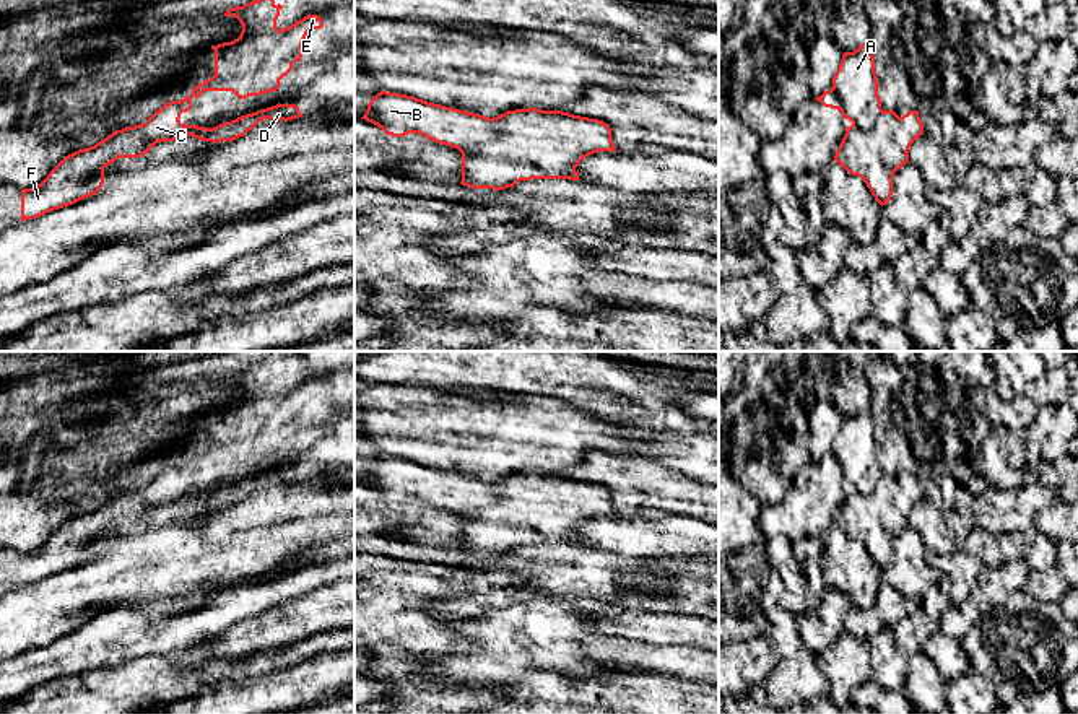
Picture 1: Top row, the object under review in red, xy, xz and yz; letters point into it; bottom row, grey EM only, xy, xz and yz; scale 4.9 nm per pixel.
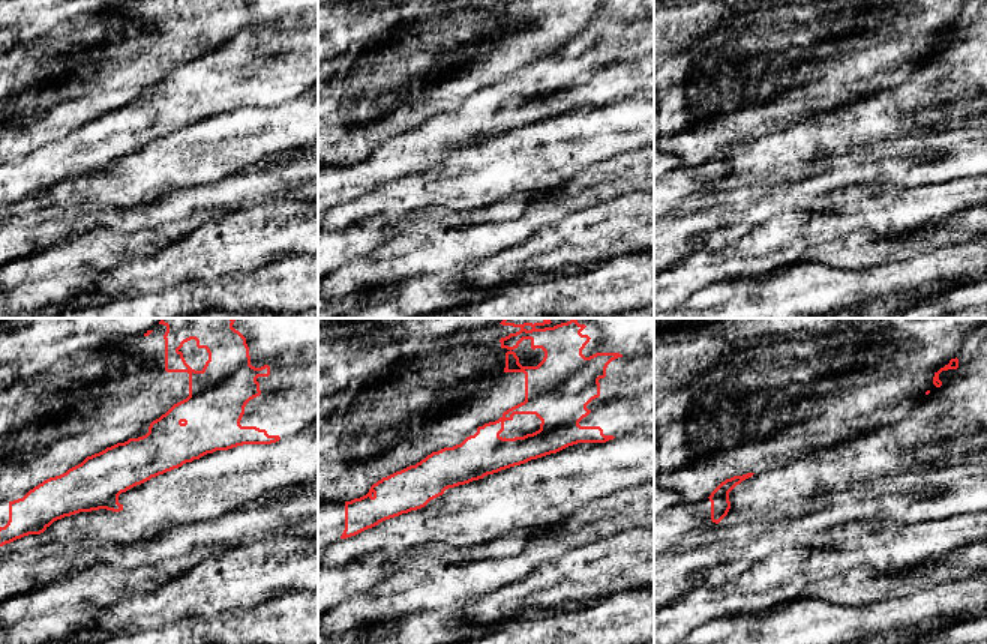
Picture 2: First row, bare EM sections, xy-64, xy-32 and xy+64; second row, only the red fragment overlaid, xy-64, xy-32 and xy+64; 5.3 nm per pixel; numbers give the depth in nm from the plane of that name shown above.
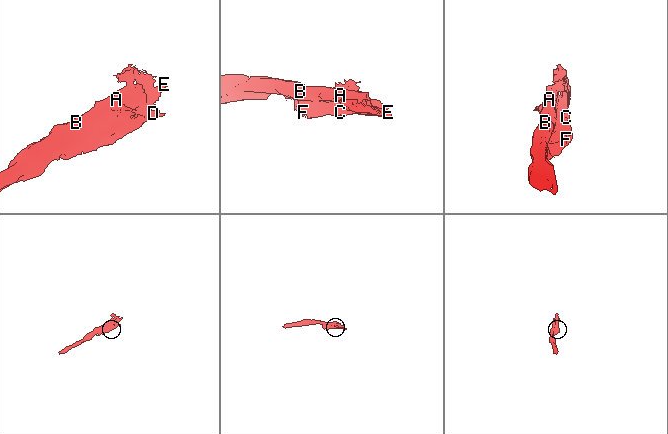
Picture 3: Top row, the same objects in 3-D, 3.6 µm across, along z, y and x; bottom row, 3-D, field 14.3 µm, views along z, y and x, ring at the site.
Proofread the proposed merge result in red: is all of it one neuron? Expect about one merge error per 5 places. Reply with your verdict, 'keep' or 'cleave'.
keep

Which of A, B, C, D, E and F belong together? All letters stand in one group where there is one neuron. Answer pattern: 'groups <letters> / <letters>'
groups A B C D E F

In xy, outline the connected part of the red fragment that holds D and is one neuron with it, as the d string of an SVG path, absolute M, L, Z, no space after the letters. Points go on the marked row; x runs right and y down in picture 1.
M254 0L242 7L229 8L224 16L234 16L242 24L242 31L237 39L211 46L215 50L215 75L197 85L192 94L164 104L156 111L145 124L135 127L125 127L107 135L94 146L78 150L65 156L49 176L33 189L23 189L21 192L21 221L39 218L49 211L73 205L83 198L98 194L104 184L104 168L117 161L119 158L140 158L159 143L174 141L192 135L203 141L233 141L244 137L263 119L270 120L293 120L304 117L296 104L276 104L267 109L260 109L252 114L241 115L231 122L223 122L213 128L198 125L184 125L179 119L182 112L192 109L192 99L200 98L203 91L233 91L237 98L246 99L249 96L260 96L276 91L280 80L286 76L293 65L302 57L302 42L309 31L324 28L324 21L319 15L307 15L294 24L278 29L276 20L283 5L276 5L275 0Z

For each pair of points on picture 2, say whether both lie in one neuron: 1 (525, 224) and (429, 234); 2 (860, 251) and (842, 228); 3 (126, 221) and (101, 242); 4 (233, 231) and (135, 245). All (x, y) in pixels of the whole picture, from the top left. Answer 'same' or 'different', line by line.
1: same
2: different
3: different
4: different

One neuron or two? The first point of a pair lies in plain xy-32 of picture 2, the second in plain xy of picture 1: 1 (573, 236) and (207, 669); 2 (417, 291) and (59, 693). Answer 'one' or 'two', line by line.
1: two
2: one

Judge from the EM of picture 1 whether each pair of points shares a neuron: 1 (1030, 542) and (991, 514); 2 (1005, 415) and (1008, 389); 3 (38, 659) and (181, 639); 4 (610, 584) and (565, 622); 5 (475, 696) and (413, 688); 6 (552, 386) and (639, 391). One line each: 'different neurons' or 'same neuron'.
1: different neurons
2: different neurons
3: same neuron
4: different neurons
5: same neuron
6: same neuron

